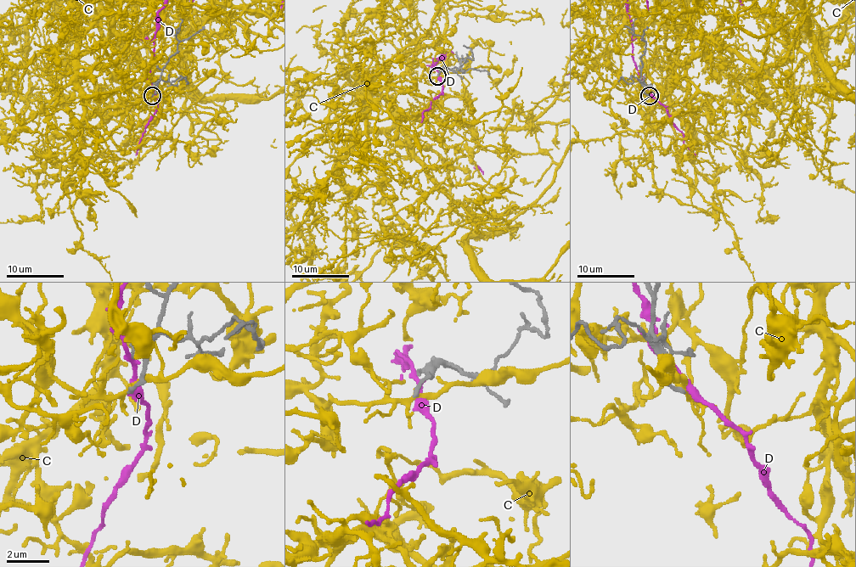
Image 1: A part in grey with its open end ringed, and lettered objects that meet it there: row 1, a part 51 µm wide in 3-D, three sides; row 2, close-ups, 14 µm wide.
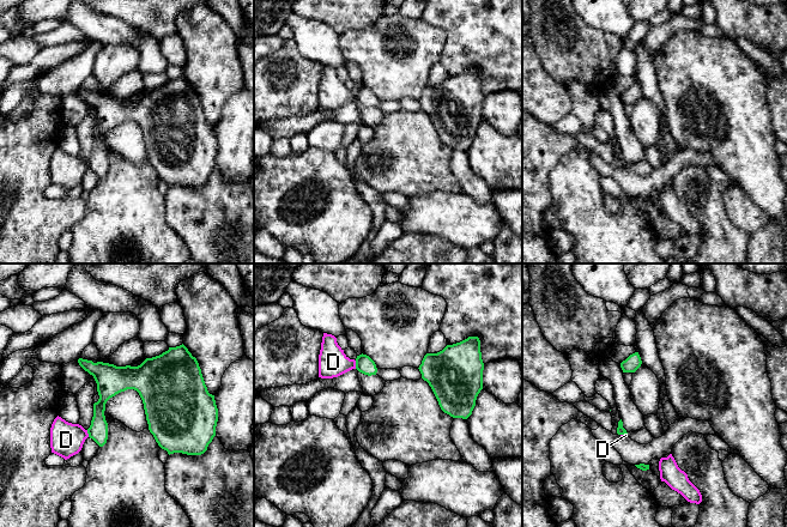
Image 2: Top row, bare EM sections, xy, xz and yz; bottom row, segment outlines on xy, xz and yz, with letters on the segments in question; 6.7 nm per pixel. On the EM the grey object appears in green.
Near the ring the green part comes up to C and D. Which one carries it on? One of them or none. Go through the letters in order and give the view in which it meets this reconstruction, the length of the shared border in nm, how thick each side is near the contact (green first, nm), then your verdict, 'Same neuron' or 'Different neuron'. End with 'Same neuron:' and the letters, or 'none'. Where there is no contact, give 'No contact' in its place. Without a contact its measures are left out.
C: No contact. Different neuron
D: Touches green in xz. Shared border 60 nm. Thickness 120 nm (green) against 190 nm. Different neuron
Same neuron: none

